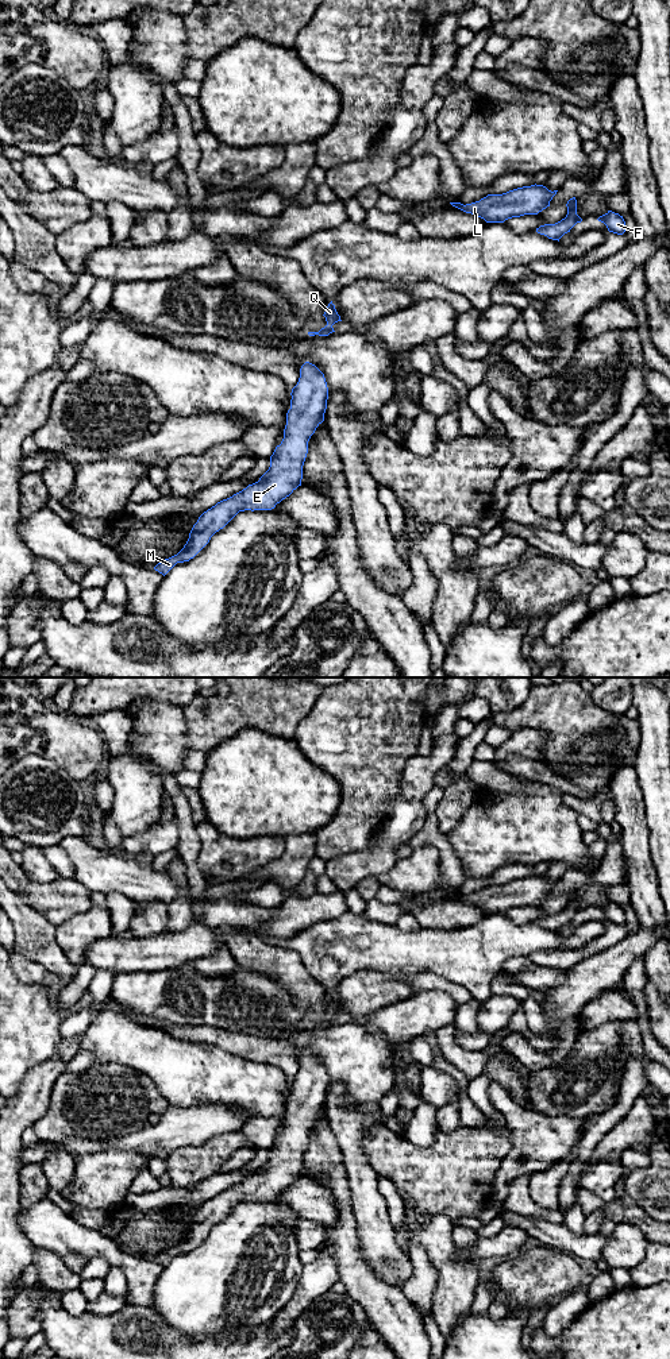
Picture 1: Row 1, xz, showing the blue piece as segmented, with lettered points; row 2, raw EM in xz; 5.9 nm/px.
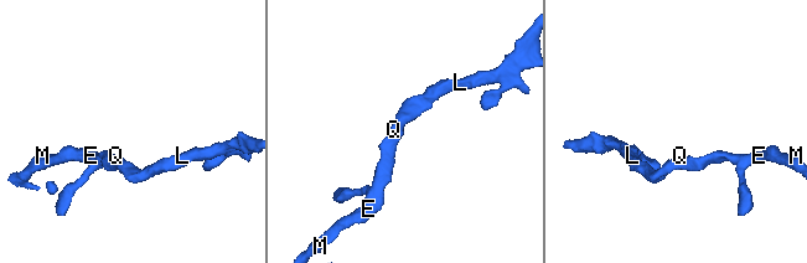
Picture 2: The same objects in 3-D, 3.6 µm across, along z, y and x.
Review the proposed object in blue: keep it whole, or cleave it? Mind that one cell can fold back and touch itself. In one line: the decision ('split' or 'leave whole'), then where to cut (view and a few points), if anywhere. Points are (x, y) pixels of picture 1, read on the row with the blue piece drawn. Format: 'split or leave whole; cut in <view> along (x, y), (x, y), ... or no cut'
leave whole; no cut

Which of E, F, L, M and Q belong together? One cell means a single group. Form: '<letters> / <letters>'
E F L M Q

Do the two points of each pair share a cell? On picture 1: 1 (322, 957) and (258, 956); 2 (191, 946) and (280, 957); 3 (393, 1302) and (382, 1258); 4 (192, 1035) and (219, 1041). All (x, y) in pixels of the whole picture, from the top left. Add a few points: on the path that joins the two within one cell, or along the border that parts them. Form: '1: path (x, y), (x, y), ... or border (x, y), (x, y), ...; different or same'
1: border (270, 945), (291, 948), (308, 972), (320, 981); different
2: border (214, 927), (227, 945); different
3: border (365, 1261), (385, 1281), (400, 1288); different
4: path (199, 1035), (212, 1037); same

